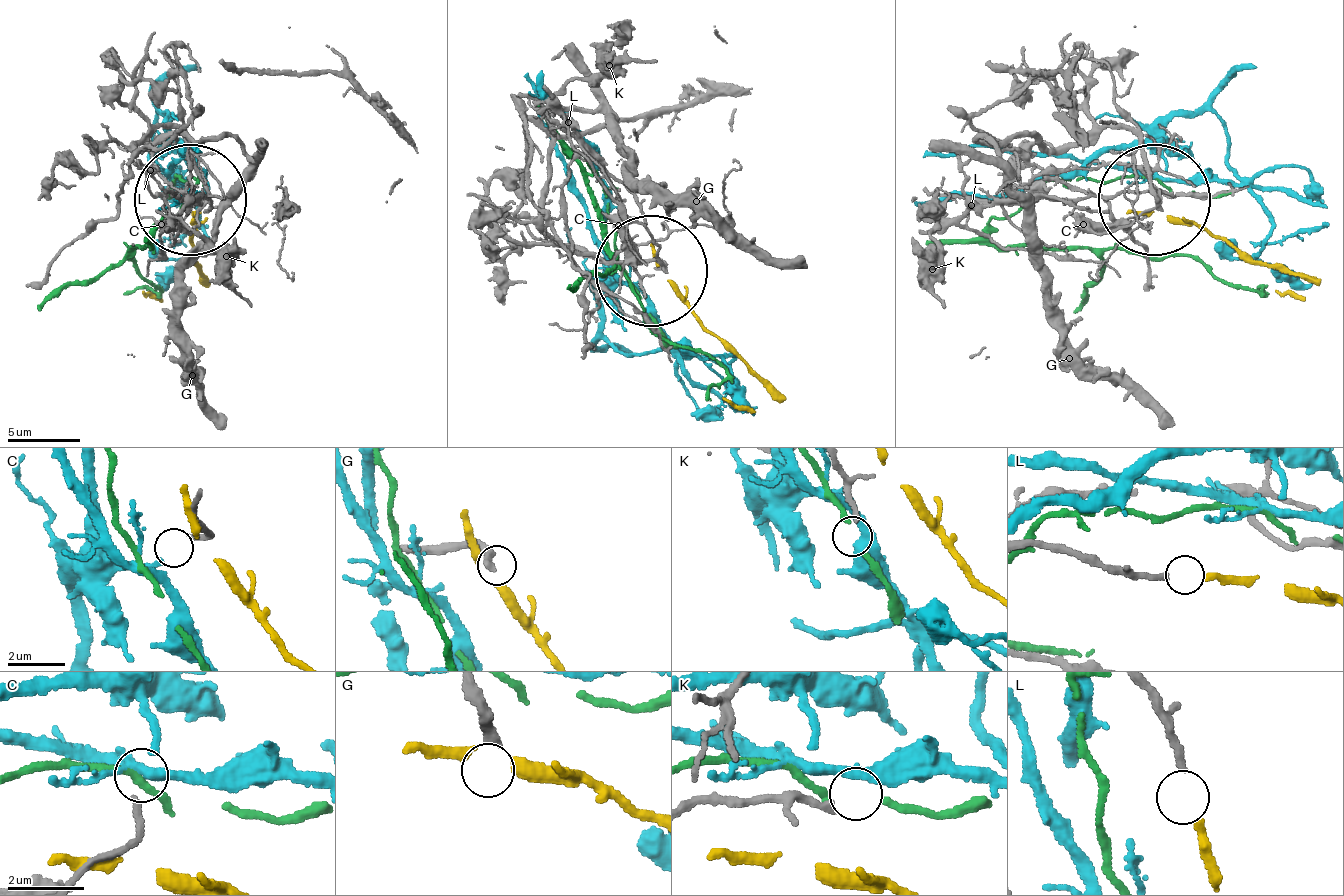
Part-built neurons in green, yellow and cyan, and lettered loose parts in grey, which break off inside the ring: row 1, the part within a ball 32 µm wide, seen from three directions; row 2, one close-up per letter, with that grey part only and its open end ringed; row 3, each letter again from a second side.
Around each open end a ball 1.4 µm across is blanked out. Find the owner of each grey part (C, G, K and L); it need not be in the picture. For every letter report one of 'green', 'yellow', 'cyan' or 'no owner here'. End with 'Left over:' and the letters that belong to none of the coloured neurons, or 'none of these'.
C: cyan
G: no owner here
K: no owner here
L: yellow
Left over: G, K

